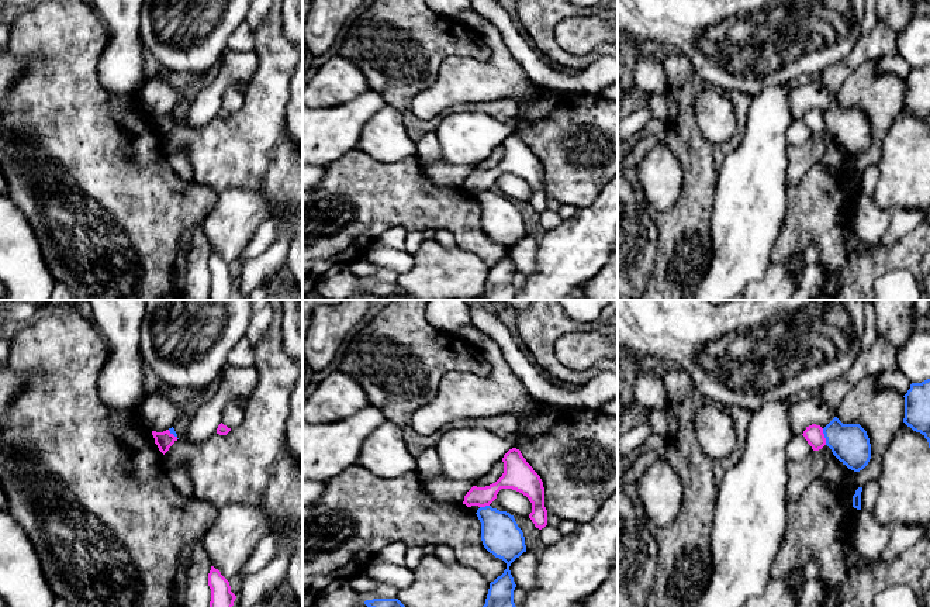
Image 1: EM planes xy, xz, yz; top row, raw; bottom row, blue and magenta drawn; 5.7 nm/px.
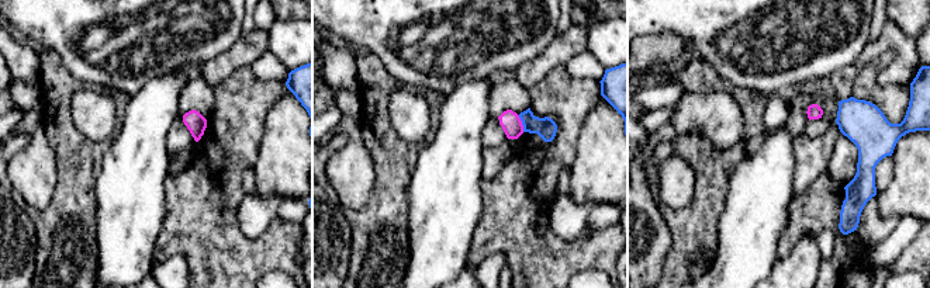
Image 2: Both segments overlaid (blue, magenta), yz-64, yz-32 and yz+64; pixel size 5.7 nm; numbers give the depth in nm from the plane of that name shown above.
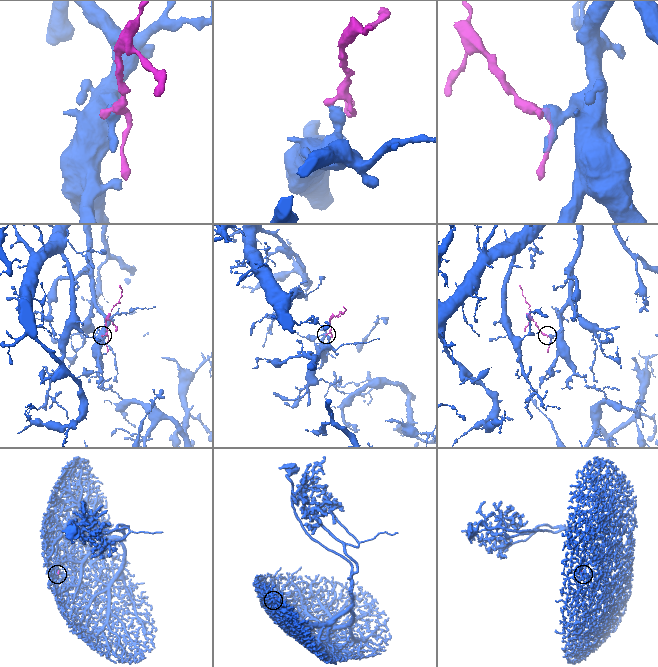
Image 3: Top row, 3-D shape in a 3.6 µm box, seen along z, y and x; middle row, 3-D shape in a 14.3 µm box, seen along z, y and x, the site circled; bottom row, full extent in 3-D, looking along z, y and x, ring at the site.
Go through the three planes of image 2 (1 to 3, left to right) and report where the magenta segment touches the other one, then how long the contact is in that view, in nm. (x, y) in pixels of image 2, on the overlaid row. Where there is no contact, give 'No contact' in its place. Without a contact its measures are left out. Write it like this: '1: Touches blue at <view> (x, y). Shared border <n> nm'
1: No contact
2: Touches blue at yz-32 (522, 124). Shared border 100 nm
3: No contact

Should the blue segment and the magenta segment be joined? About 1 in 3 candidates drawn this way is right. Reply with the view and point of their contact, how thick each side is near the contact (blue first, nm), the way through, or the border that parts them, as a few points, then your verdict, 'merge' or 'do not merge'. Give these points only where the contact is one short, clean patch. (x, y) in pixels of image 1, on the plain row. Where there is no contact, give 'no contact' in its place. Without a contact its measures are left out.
contact yz (825, 121); calibres 220 and 110 nm; border yz (822, 113), (826, 128); do not merge

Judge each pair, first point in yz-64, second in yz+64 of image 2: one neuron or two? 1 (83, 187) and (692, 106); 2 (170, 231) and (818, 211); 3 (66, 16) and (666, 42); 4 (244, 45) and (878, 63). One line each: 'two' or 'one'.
1: two
2: one
3: two
4: two

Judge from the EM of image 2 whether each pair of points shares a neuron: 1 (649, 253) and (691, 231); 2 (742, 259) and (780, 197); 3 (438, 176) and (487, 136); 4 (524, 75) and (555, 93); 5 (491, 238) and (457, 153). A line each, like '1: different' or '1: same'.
1: different
2: same
3: different
4: different
5: different

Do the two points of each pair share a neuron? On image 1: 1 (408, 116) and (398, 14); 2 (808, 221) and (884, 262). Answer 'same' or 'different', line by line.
1: same
2: same

